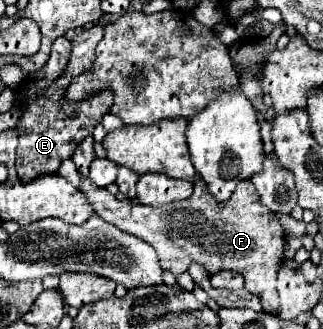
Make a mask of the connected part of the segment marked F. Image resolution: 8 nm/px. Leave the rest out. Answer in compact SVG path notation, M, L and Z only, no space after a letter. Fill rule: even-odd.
M83 177L81 191L101 219L153 245L159 255L159 263L165 271L177 277L181 273L187 273L191 263L199 263L209 275L219 271L239 273L245 279L245 289L261 299L263 311L277 311L279 301L275 277L277 269L281 267L281 261L285 259L285 233L275 215L259 201L251 181L239 181L233 197L225 203L219 203L215 201L215 197L211 197L207 185L197 179L195 191L189 199L159 207L133 203L129 199L119 201L107 189L95 187L89 177Z

